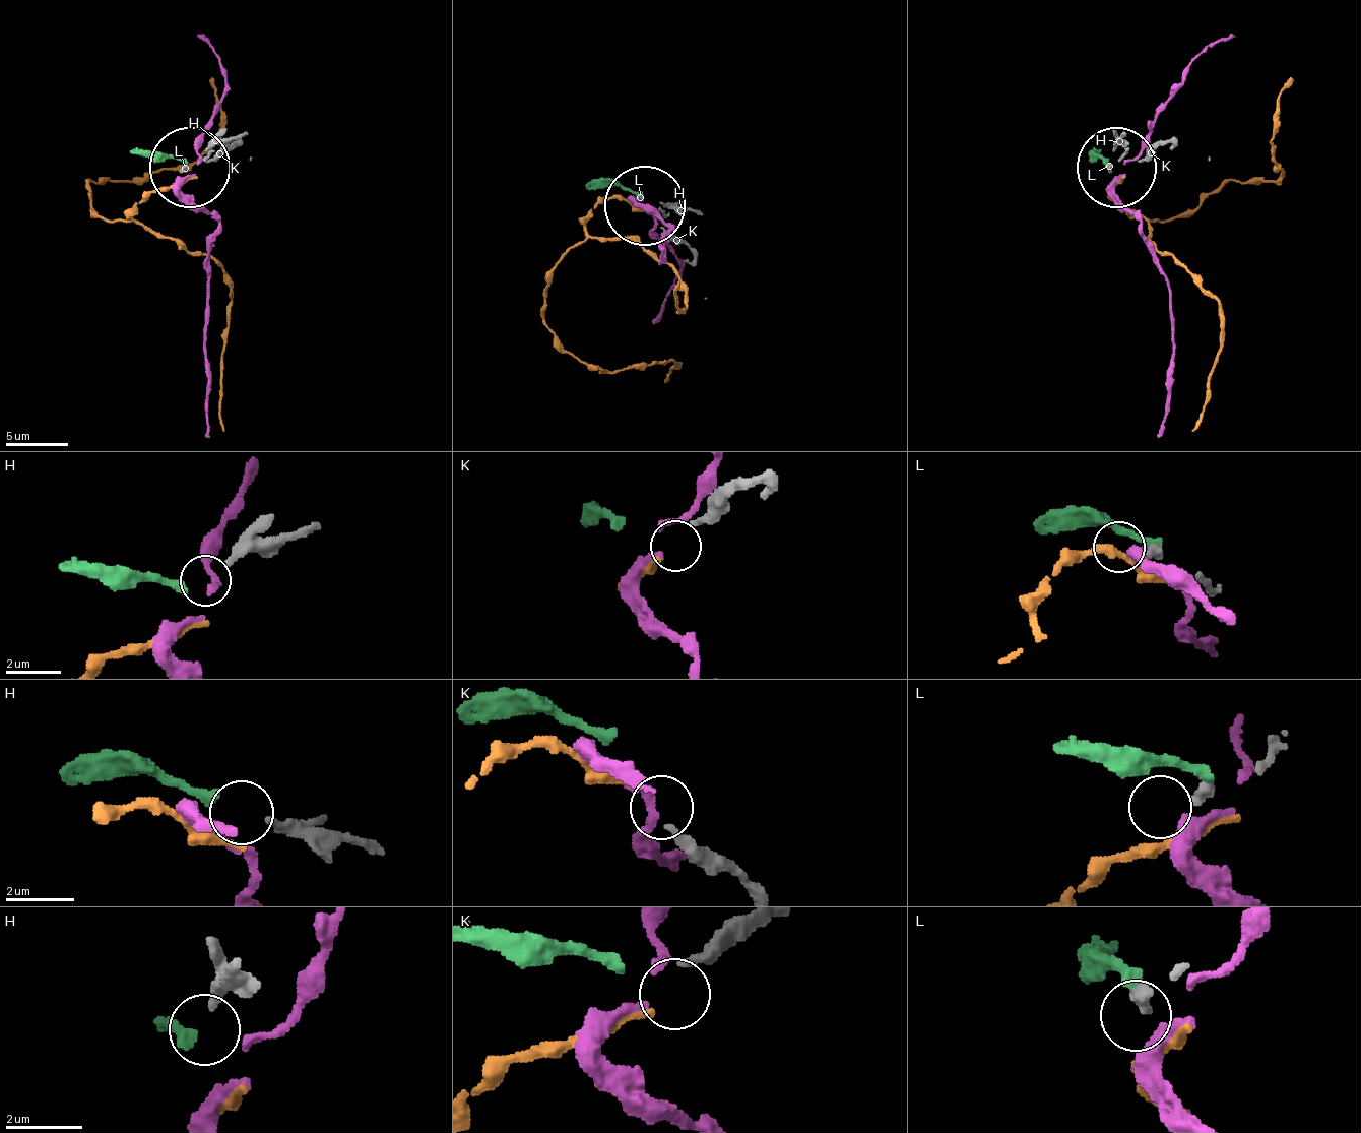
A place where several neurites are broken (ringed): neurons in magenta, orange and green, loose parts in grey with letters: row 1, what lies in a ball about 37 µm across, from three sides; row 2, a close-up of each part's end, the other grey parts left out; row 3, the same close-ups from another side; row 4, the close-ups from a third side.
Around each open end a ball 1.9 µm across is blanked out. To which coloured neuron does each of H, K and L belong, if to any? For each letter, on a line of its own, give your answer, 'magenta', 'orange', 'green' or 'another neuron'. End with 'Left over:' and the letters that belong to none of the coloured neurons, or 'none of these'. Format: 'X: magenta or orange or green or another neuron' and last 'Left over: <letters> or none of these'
H: green
K: orange
L: another neuron
Left over: L

